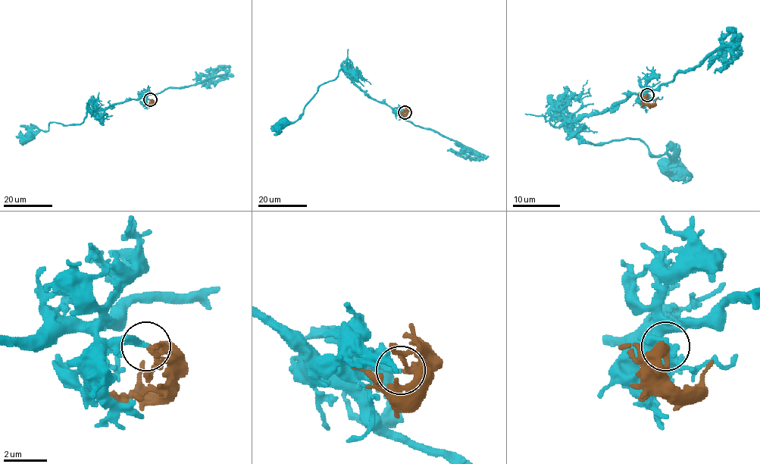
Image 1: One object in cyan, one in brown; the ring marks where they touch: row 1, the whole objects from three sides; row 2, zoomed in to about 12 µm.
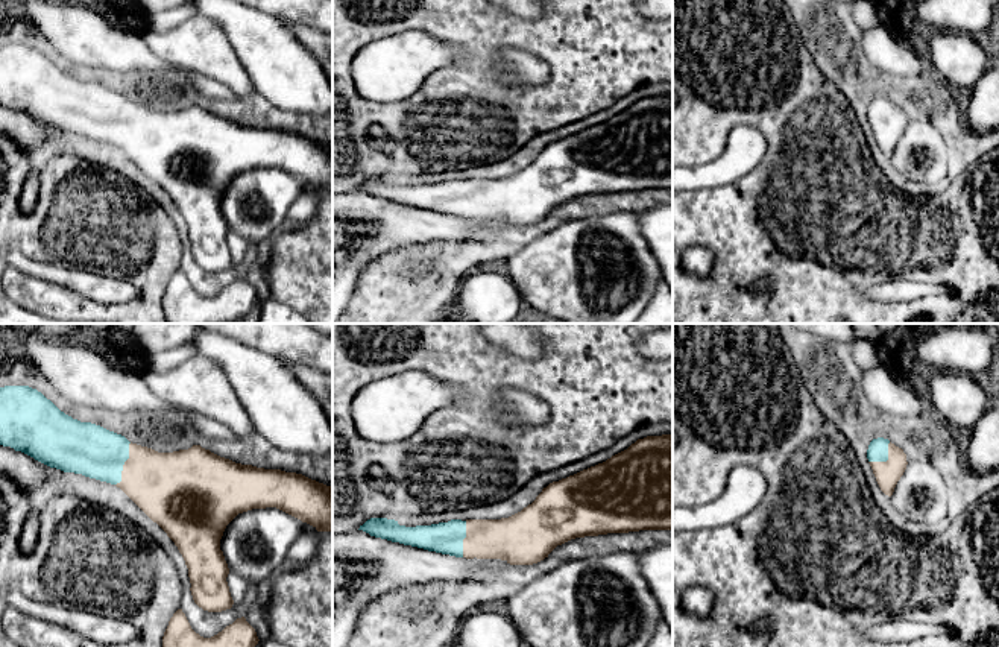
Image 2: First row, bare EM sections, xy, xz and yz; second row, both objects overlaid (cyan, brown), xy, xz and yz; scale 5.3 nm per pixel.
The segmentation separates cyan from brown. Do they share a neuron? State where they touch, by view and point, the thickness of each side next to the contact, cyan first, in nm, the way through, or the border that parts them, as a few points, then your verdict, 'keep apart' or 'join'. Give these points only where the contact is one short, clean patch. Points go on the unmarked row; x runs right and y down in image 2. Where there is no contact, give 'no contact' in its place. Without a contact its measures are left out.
contact xy (123, 123); calibres 280 and 360 nm; way xy (85, 108), (123, 123), (164, 145); join

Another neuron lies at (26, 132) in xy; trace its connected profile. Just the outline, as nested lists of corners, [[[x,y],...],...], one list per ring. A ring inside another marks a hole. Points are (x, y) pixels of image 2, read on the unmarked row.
[[[0,105],[0,132],[8,135],[21,152],[30,155],[53,131],[61,129],[50,128],[21,111]]]

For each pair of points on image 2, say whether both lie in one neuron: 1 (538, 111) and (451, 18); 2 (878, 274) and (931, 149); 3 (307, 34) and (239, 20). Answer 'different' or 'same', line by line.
1: same
2: different
3: different

